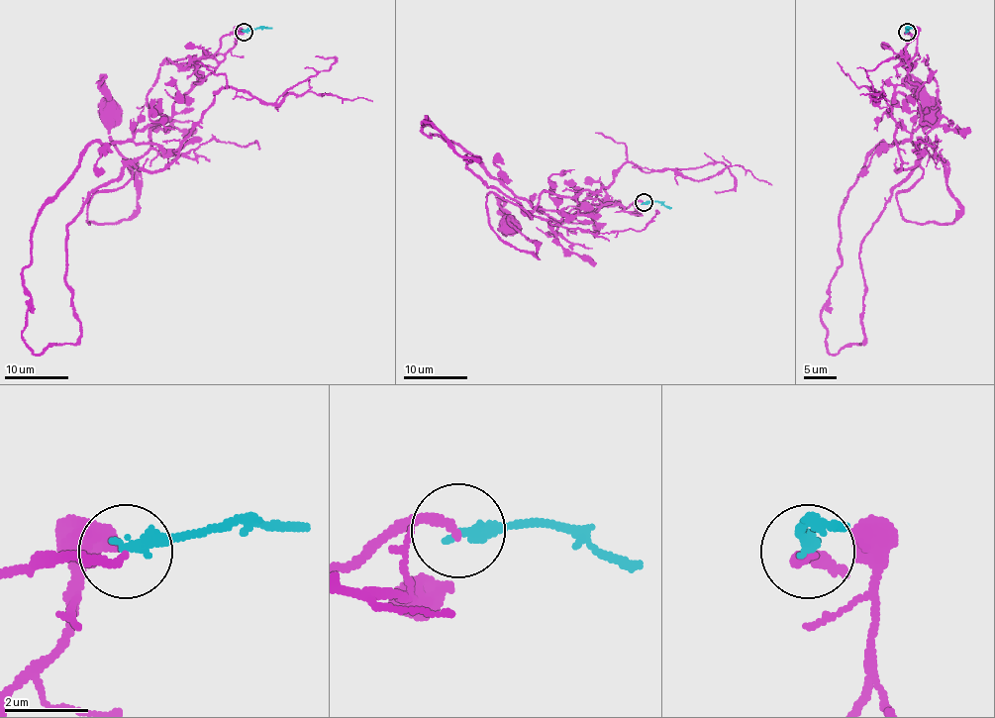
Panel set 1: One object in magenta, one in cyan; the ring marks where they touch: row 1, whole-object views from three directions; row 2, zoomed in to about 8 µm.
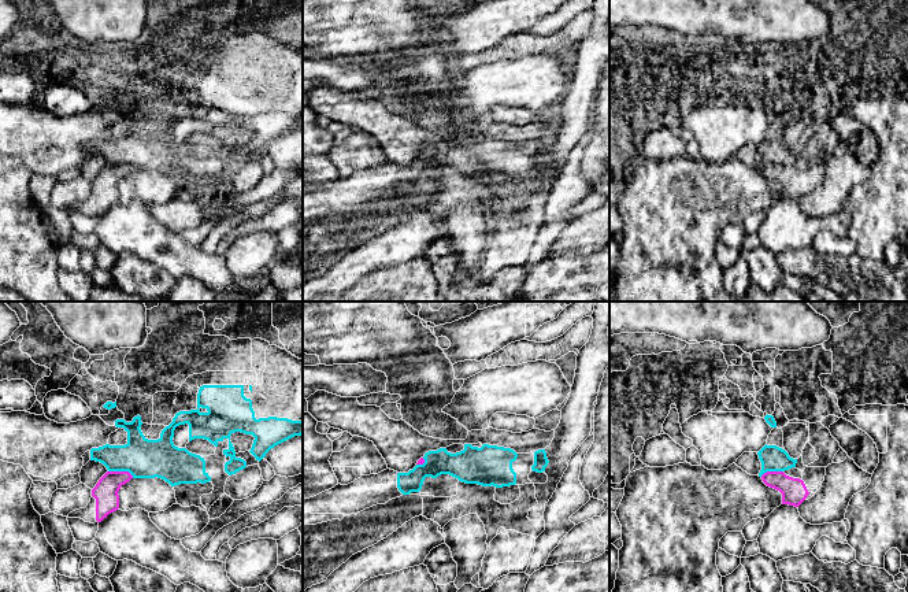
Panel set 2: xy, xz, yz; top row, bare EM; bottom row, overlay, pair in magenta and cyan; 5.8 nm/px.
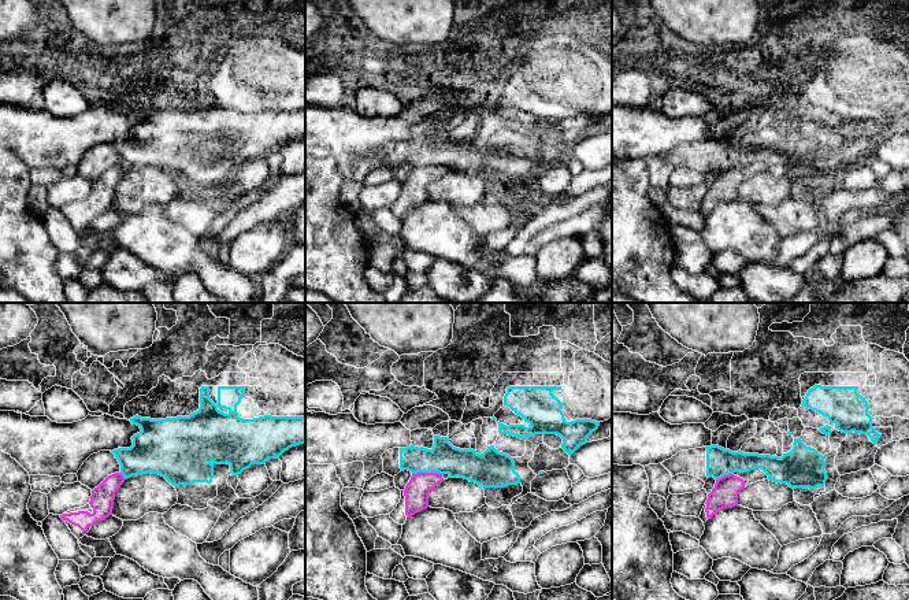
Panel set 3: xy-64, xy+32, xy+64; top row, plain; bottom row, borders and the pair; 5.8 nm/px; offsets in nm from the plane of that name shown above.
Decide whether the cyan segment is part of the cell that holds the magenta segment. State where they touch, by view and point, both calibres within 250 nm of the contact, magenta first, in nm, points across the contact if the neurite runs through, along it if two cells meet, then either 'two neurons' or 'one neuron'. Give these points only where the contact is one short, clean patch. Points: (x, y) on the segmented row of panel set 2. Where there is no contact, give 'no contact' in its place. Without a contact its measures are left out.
contact xy (121, 472); calibres 140 and 240 nm; border xy (108, 470), (126, 470), (133, 477); two neurons

